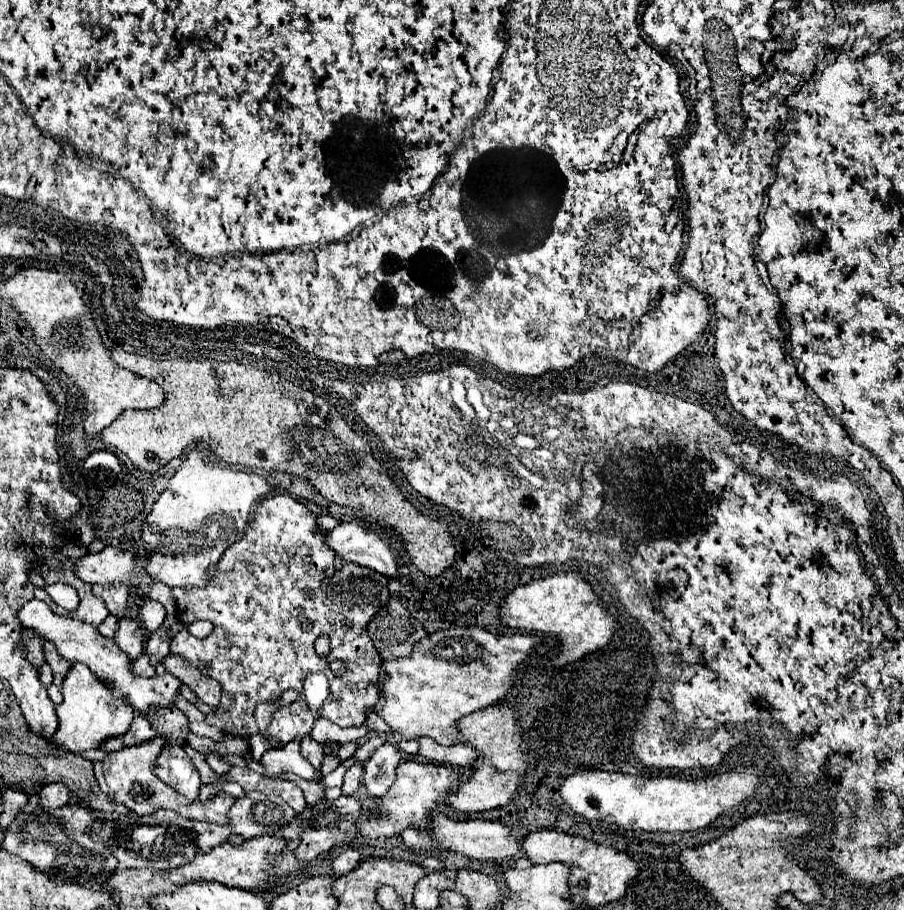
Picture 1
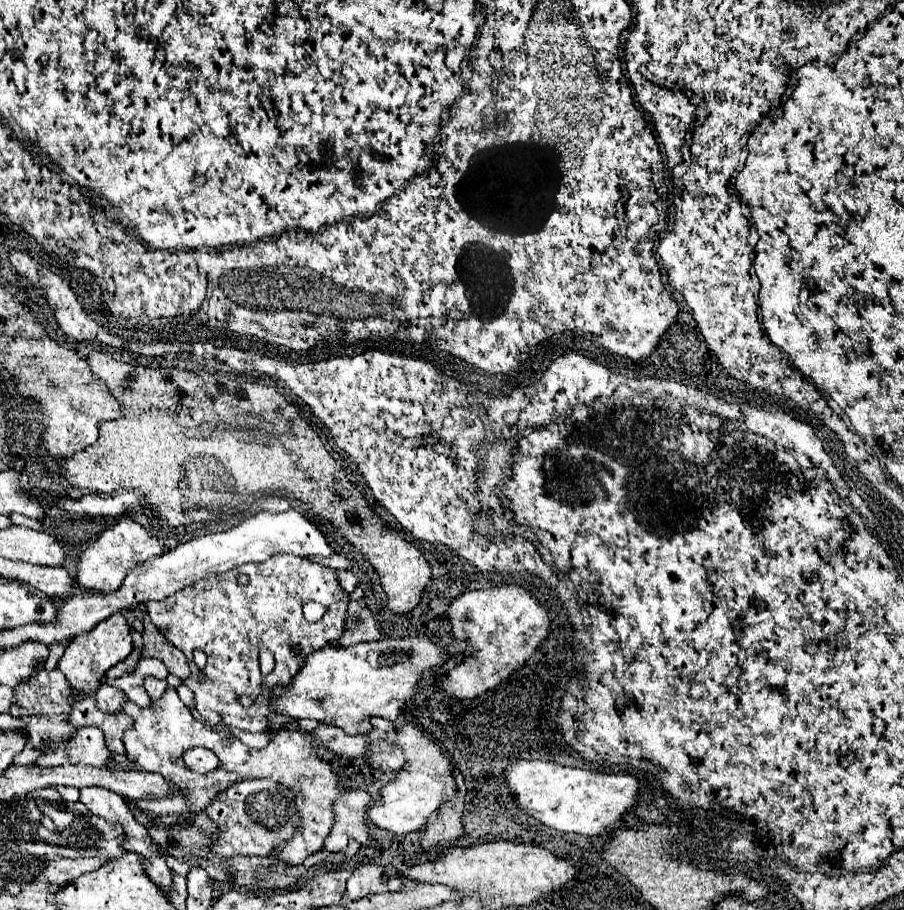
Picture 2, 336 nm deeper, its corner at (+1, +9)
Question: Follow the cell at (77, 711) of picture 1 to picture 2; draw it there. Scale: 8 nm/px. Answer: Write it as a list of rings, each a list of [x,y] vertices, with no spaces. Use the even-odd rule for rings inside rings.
[[[115,612],[107,620],[97,624],[95,630],[73,638],[69,642],[69,646],[65,648],[65,654],[59,658],[57,668],[65,674],[65,678],[77,692],[83,692],[85,696],[89,696],[99,690],[101,678],[105,676],[105,672],[111,666],[115,666],[117,662],[121,662],[123,658],[127,658],[131,654],[131,650],[133,650],[133,646],[131,646],[131,630],[129,630],[127,618],[121,612],[119,614]]]

